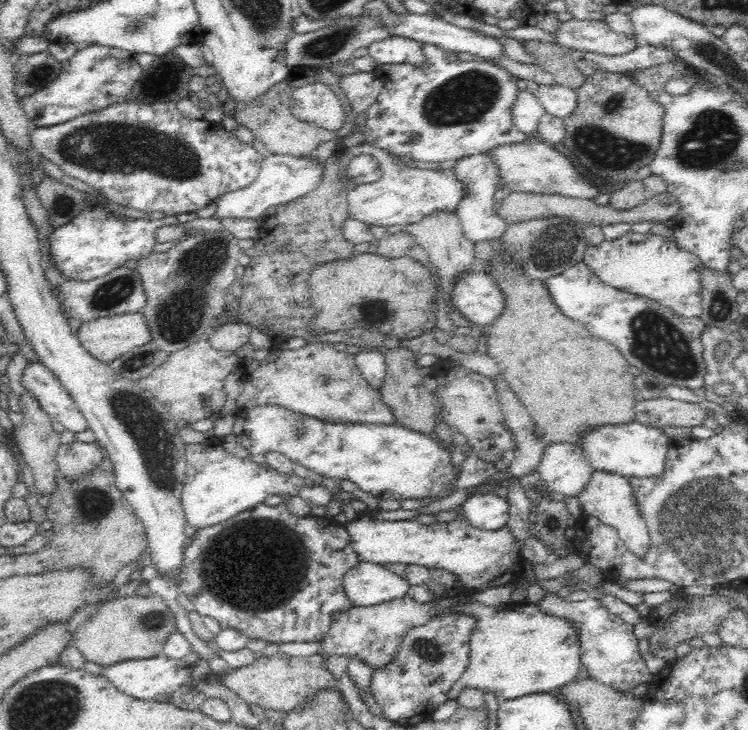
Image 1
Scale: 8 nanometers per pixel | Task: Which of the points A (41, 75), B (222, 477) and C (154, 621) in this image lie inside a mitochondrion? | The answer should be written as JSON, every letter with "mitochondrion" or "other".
{"A":"mitochondrion","B":"other","C":"mitochondrion"}

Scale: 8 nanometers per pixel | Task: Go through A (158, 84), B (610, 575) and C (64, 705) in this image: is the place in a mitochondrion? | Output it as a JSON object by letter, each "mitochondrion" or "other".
{"A":"other","B":"other","C":"mitochondrion"}

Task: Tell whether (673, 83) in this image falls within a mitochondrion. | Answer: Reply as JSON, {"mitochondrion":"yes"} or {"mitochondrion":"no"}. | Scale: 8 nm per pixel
{"mitochondrion":"no"}

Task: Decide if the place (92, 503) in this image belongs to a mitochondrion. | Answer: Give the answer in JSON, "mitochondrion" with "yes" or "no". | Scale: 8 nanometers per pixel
{"mitochondrion":"yes"}

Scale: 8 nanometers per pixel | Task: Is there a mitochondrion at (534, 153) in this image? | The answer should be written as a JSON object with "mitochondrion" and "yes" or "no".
{"mitochondrion":"no"}

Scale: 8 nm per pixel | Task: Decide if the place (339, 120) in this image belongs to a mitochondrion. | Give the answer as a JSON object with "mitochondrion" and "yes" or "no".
{"mitochondrion":"no"}

